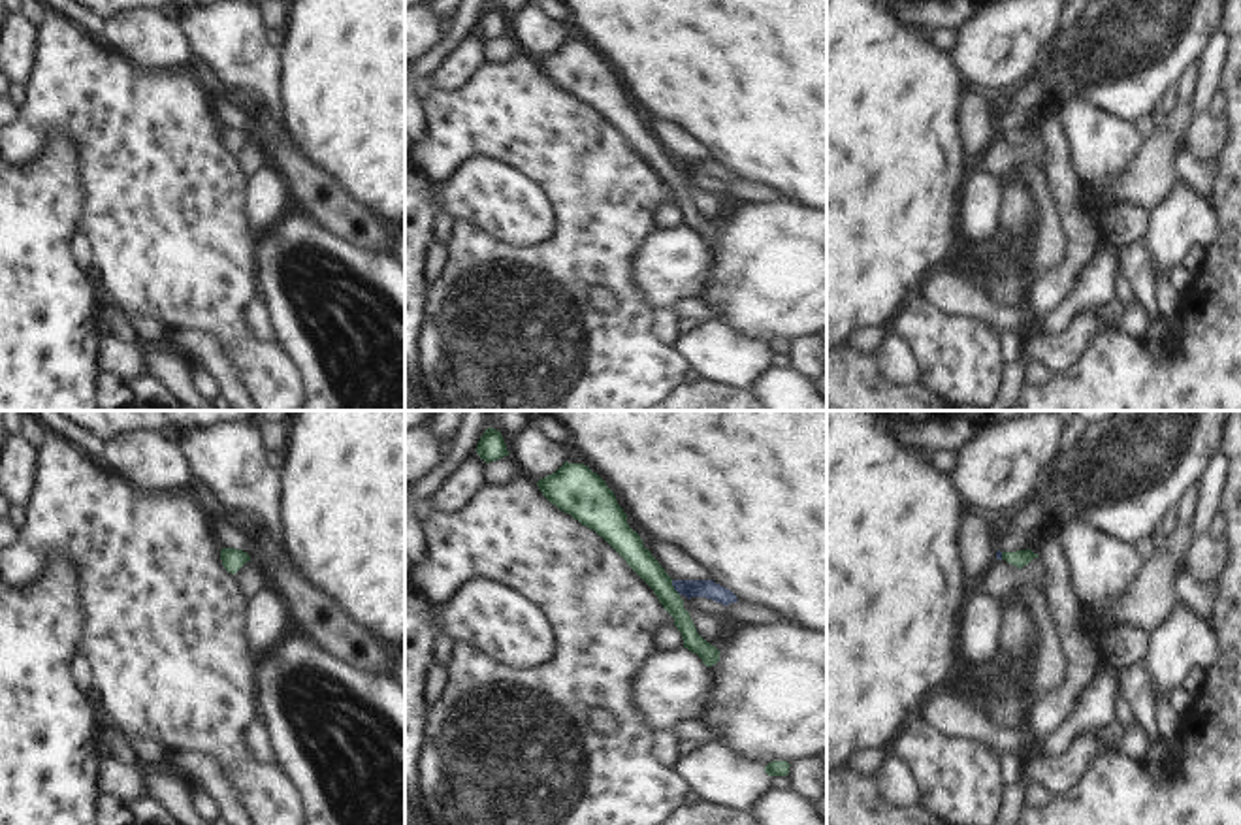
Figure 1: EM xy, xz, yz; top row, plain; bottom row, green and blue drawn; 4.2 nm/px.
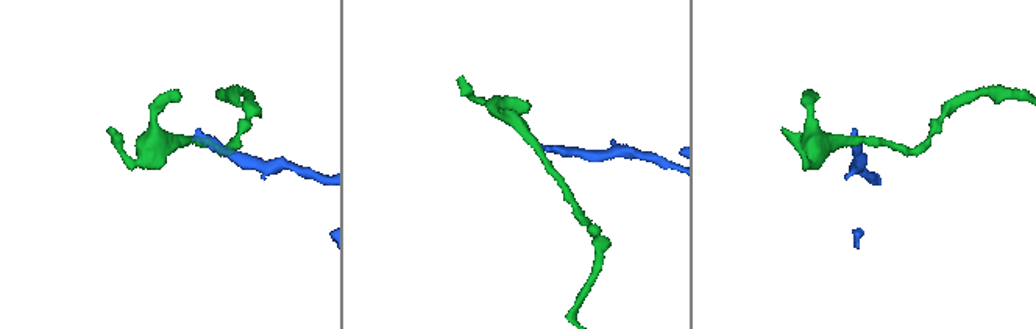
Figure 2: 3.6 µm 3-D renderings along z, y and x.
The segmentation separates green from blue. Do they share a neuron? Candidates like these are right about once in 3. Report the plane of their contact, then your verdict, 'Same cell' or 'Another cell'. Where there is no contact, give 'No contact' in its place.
Touches green in xz. Another cell.

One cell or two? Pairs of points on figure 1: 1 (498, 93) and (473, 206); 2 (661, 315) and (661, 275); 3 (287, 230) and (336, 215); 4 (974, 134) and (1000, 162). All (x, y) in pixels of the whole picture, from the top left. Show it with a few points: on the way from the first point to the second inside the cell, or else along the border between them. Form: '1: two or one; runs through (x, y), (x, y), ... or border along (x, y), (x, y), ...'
1: two; border along (524, 174), (496, 159), (466, 159), (443, 179)
2: two; border along (671, 306), (654, 309)
3: two; border along (289, 204), (354, 243)
4: two; border along (997, 138), (972, 168)

